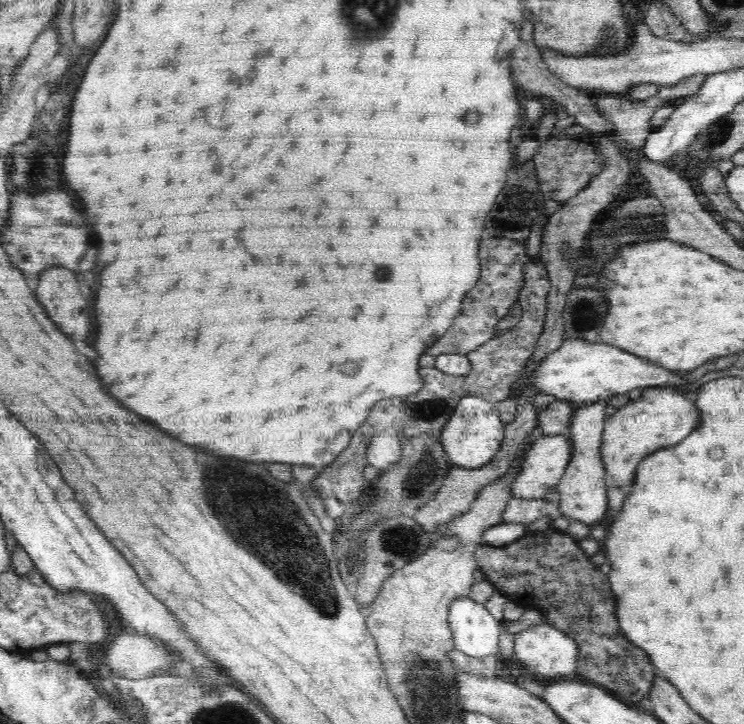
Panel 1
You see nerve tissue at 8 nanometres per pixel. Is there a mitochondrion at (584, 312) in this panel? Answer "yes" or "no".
yes

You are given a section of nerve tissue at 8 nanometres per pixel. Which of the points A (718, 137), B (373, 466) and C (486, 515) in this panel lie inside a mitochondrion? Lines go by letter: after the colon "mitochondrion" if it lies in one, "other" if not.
A: mitochondrion
B: other
C: other

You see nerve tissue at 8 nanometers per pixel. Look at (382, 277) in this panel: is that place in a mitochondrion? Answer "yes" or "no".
yes

